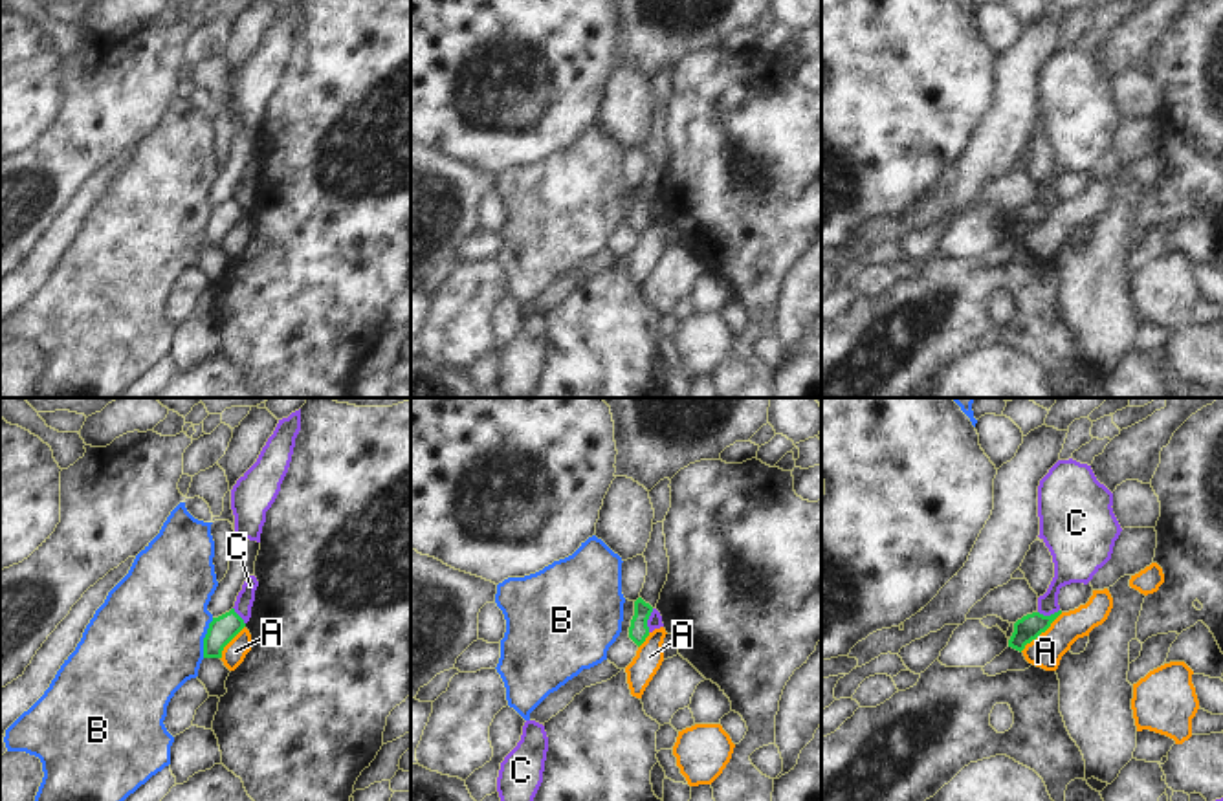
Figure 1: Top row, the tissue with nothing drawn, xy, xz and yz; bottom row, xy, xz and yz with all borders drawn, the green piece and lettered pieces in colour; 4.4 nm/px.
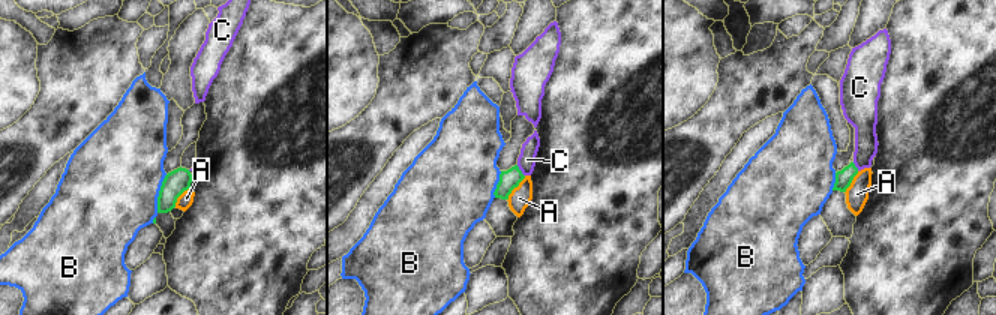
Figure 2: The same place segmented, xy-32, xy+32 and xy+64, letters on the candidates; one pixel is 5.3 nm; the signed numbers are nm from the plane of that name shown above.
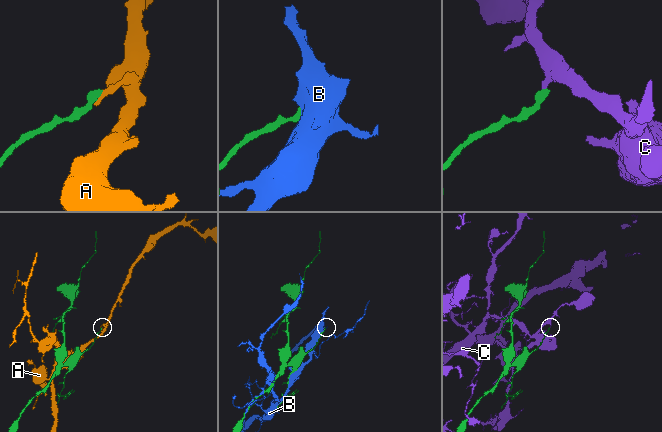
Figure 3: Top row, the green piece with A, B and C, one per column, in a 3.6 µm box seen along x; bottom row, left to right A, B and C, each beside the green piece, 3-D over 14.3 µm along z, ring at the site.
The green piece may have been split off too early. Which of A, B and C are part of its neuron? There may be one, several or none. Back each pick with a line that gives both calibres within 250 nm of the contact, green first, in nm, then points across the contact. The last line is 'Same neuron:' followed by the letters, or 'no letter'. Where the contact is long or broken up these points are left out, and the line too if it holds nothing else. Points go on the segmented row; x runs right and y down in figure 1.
Same neuron: no letter

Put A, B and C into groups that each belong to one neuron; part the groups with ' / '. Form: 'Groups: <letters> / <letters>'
Groups: A / B / C.

